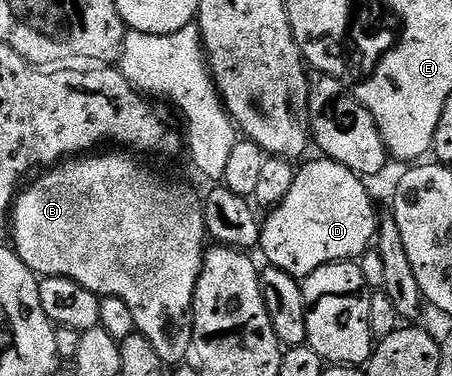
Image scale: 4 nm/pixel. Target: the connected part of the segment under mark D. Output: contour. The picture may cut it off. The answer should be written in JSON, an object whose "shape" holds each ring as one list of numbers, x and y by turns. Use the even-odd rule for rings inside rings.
{"shape":[[320,158,296,169,297,177,287,190,287,198,264,217,261,224,260,251,265,251,268,263,280,272,294,278,310,276,325,264,353,262,370,251,379,227,379,215,373,209,373,200,365,189,366,181,337,160]]}

